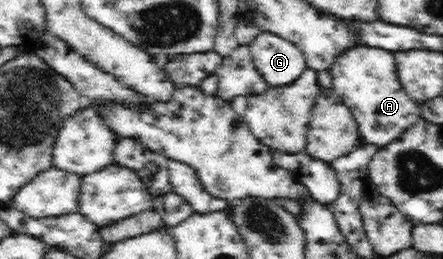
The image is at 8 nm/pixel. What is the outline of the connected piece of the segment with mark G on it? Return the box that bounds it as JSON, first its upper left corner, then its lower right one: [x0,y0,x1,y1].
[247,31,307,87]

